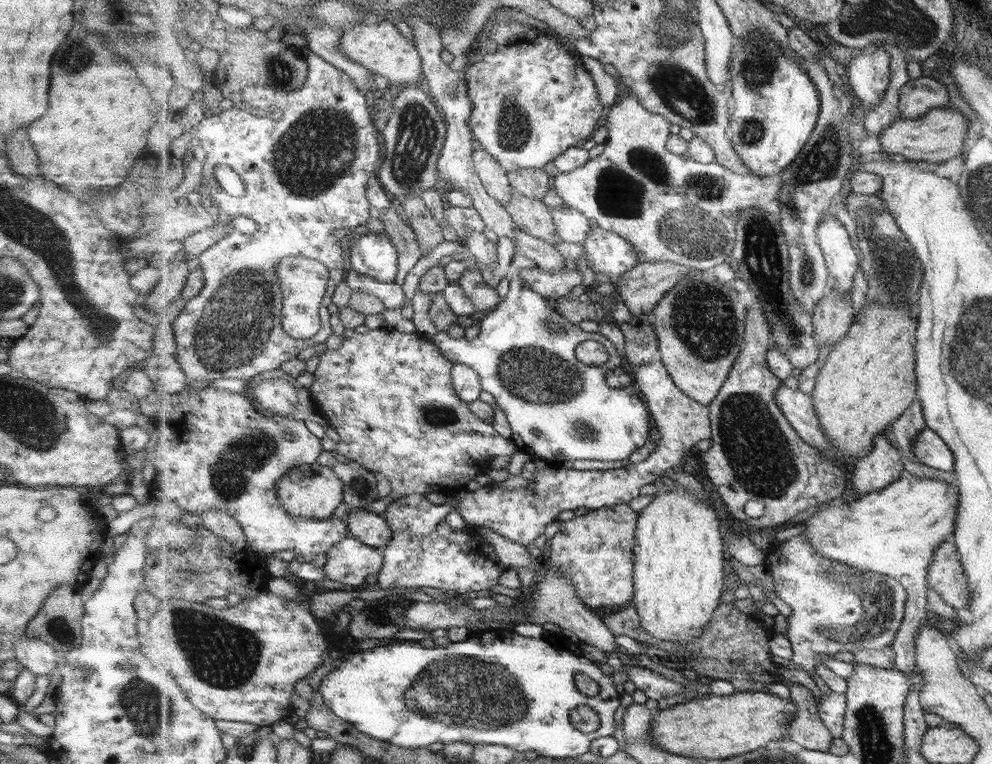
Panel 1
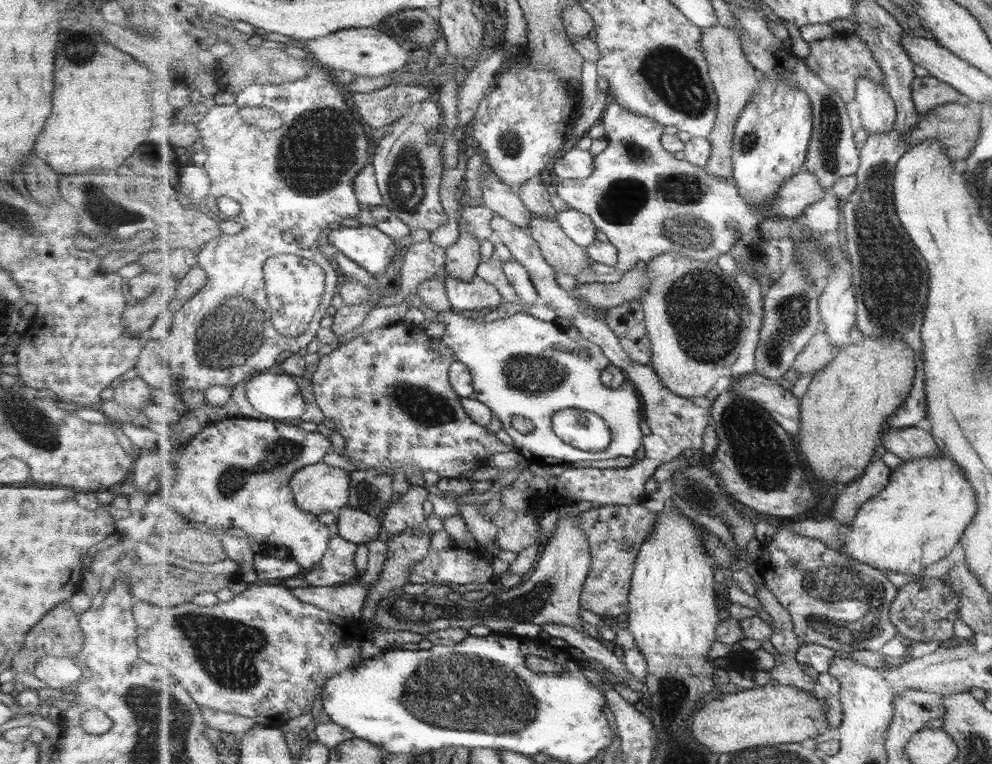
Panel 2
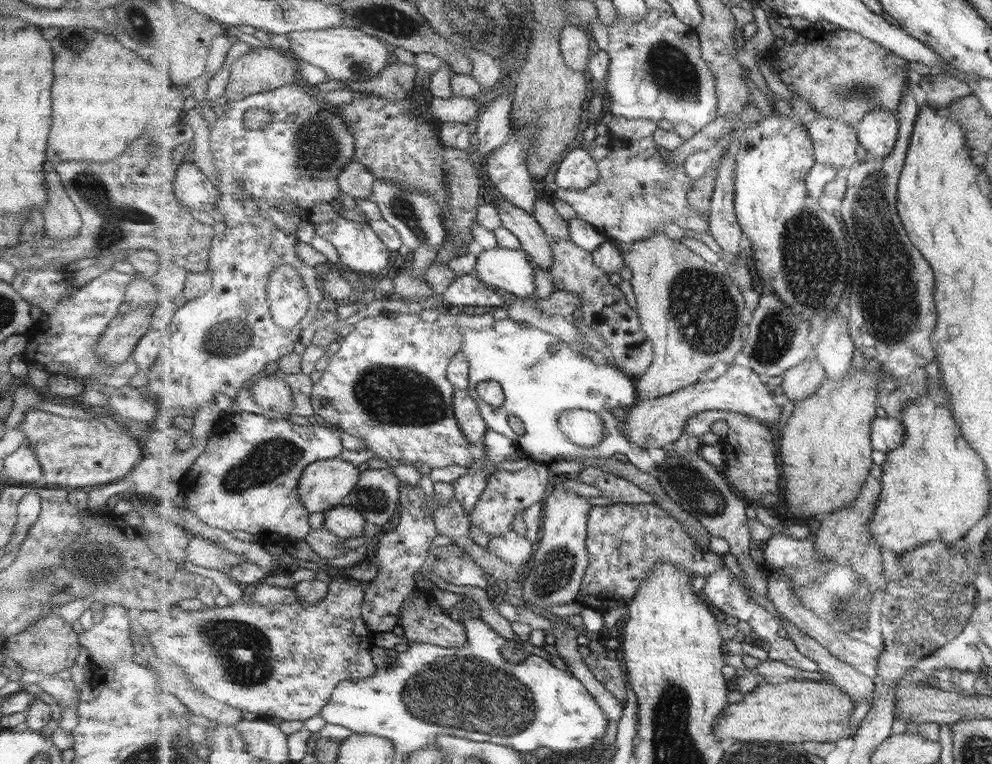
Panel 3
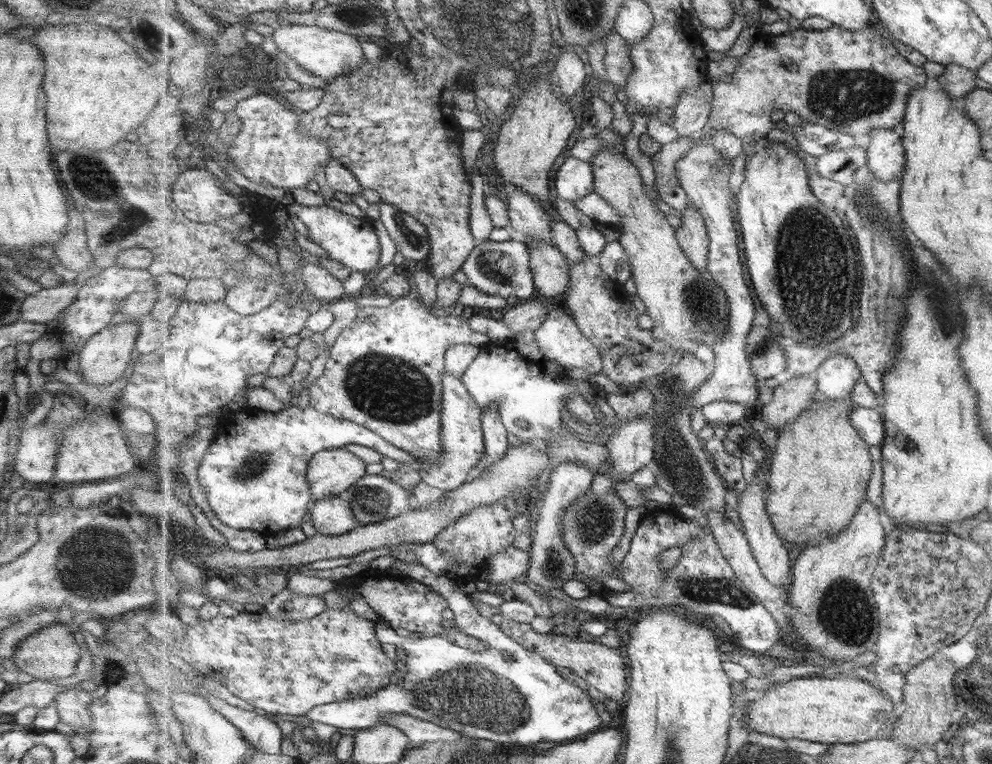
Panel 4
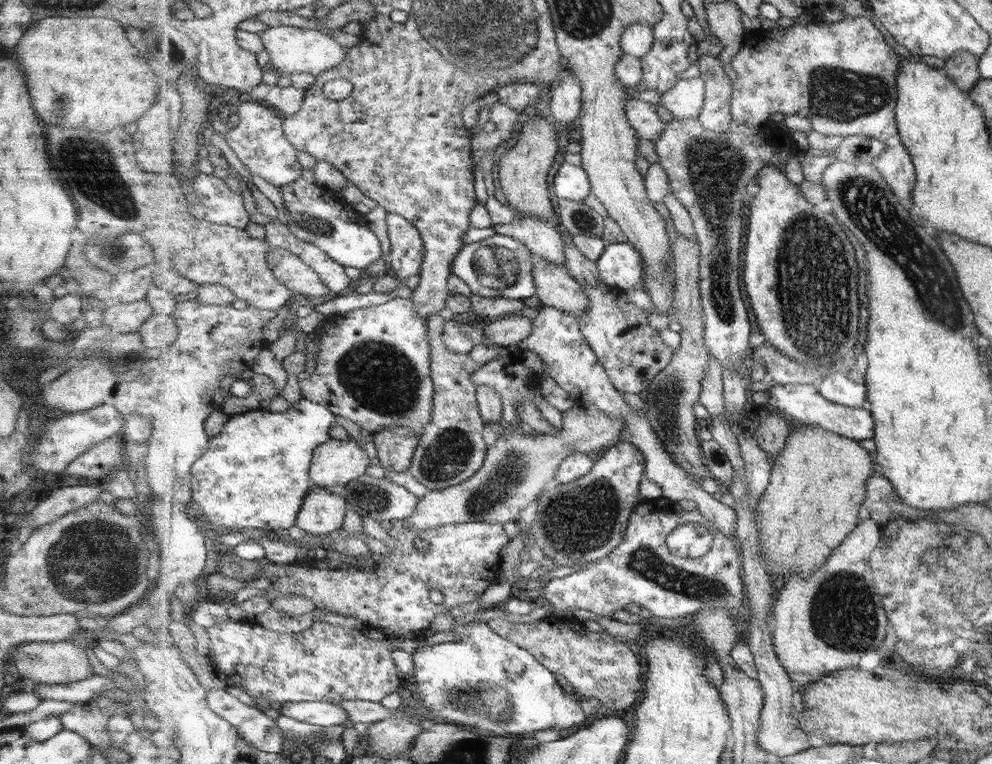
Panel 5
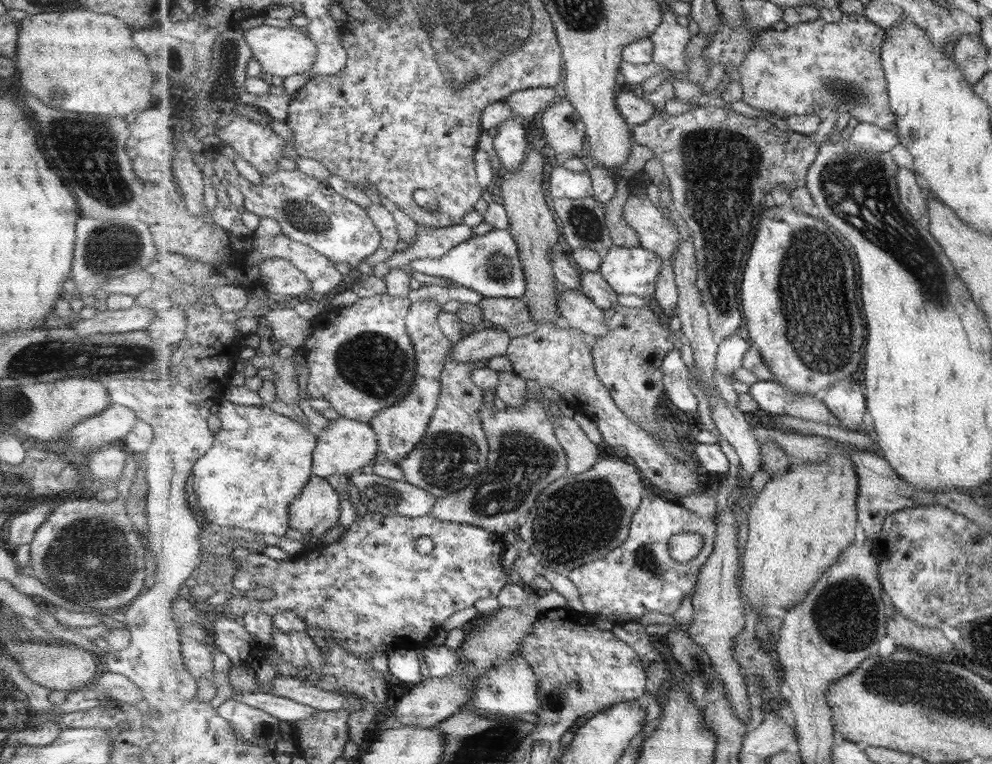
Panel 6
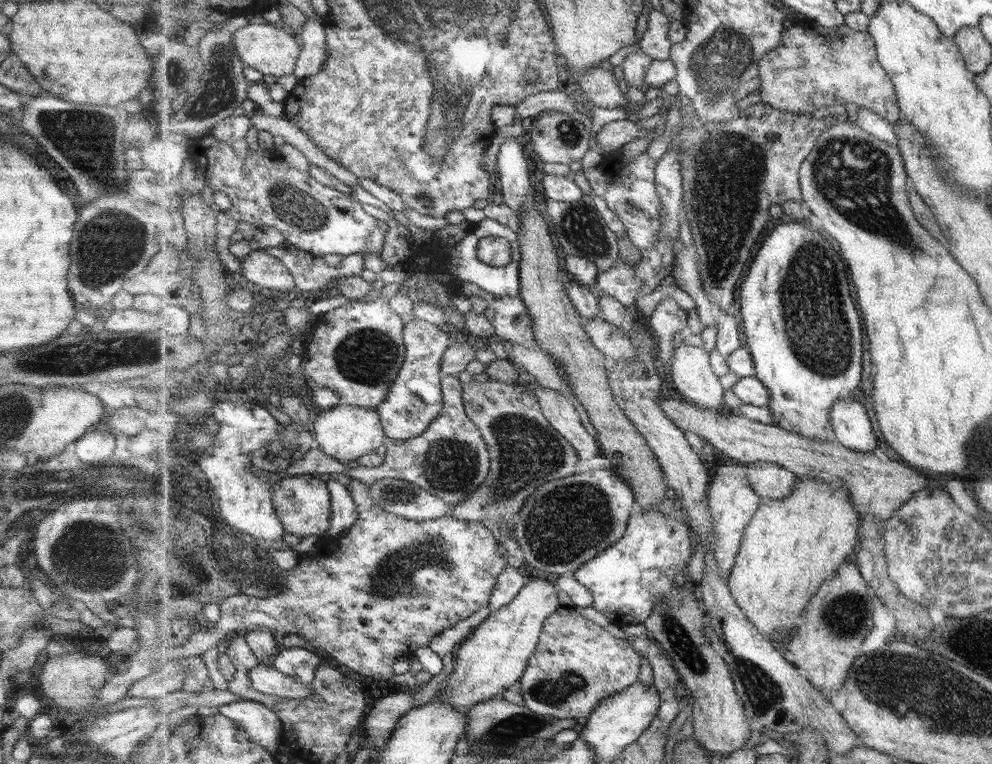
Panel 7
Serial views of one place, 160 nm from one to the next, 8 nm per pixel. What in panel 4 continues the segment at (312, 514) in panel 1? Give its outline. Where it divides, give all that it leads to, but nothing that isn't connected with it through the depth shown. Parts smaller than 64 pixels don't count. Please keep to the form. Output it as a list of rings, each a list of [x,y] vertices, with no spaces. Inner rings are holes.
[[[345,447],[317,454],[308,467],[308,482],[313,498],[342,497],[353,484],[367,476],[367,464]]]

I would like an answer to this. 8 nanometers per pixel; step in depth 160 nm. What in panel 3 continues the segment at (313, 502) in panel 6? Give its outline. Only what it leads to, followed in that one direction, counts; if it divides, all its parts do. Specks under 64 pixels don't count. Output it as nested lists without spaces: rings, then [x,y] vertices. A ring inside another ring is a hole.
[[[348,503],[331,508],[324,513],[324,527],[342,539],[363,536],[367,519]]]

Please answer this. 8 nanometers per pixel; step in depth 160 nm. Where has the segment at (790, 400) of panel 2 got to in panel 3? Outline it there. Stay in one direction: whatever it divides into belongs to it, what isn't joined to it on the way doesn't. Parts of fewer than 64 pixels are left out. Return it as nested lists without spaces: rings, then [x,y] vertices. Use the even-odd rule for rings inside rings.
[[[734,362],[714,381],[701,382],[678,390],[673,394],[640,401],[626,412],[621,422],[629,441],[637,447],[661,448],[679,441],[685,432],[688,420],[706,410],[742,412],[753,418],[774,425],[781,416],[781,399],[773,395],[772,388],[764,383],[764,377],[757,374],[747,363]]]

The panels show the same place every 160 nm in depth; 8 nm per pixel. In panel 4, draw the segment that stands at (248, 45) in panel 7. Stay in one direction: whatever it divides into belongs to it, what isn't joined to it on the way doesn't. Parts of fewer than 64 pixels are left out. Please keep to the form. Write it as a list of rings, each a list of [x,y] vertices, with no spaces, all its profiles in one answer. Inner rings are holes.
[[[284,24],[274,30],[271,38],[279,51],[283,51],[305,70],[325,81],[351,74],[360,64],[367,61],[367,56],[361,47],[362,38],[337,30]]]

